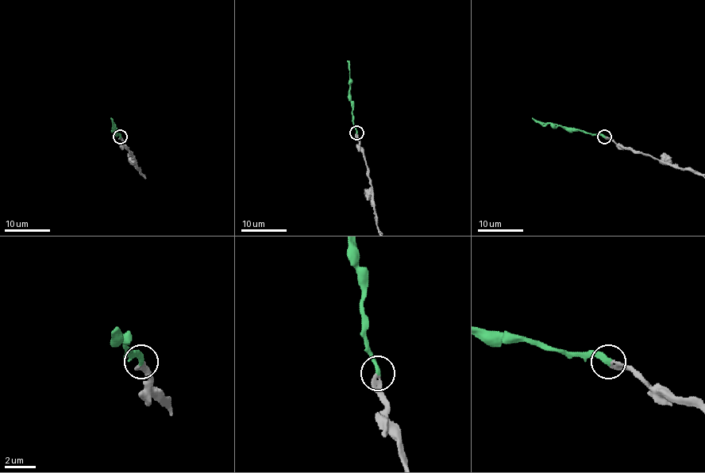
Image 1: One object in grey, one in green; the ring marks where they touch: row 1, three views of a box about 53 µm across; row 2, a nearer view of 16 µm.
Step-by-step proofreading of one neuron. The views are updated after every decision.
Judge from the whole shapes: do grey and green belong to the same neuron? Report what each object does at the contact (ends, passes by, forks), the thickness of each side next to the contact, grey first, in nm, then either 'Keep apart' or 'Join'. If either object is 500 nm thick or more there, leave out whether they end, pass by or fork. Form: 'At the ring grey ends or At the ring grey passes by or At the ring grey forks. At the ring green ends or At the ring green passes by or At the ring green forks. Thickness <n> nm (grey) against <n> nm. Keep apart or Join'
At the ring grey ends. At the ring green ends. Thickness 280 nm (grey) against 320 nm. Join

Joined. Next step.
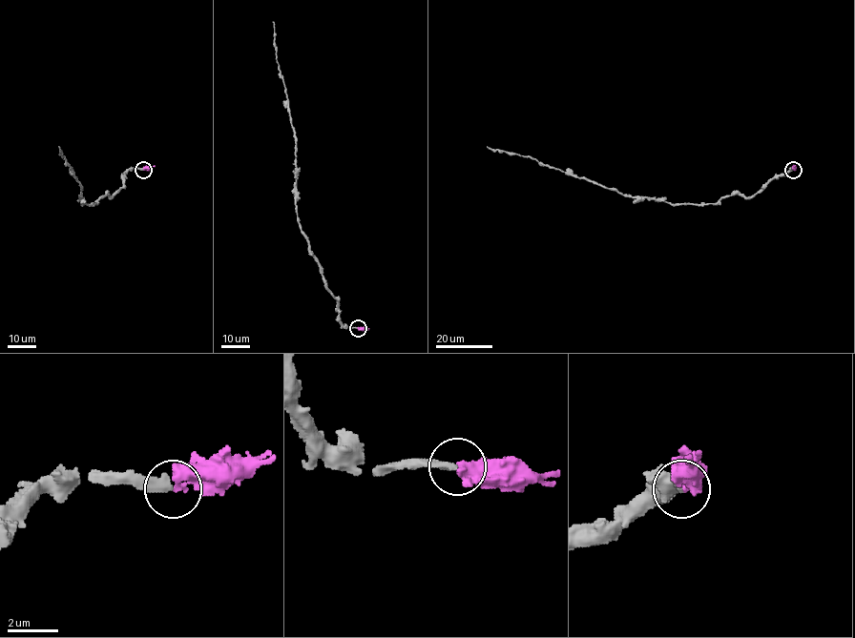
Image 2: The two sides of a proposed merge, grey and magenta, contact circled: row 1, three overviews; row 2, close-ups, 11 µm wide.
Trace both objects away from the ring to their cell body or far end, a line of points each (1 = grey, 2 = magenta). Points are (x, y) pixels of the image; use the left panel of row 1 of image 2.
1: (143, 170), (128, 171), (124, 185), (111, 197), (106, 195), (94, 204), (82, 204), (81, 184), (58, 146)
2: (143, 170), (155, 165)

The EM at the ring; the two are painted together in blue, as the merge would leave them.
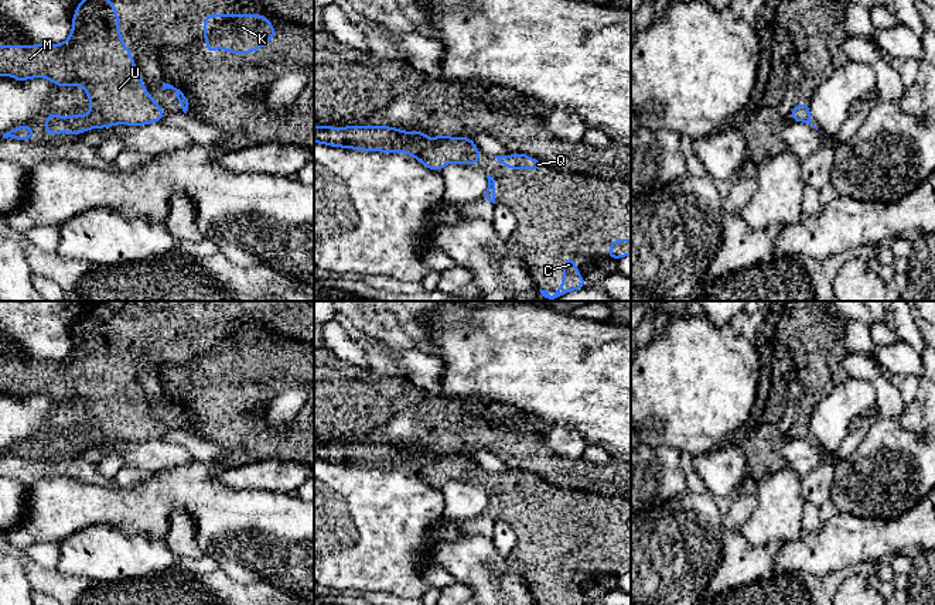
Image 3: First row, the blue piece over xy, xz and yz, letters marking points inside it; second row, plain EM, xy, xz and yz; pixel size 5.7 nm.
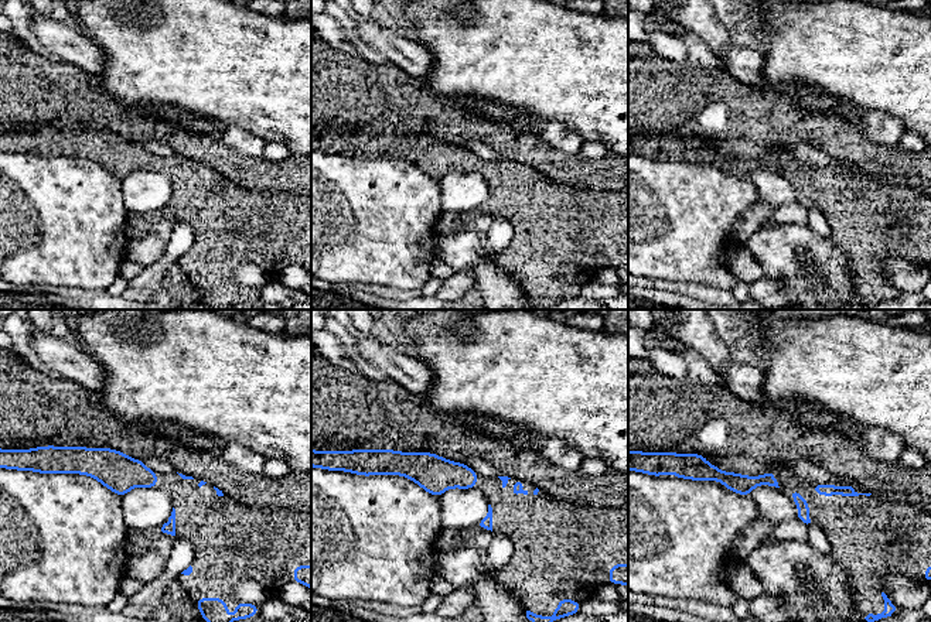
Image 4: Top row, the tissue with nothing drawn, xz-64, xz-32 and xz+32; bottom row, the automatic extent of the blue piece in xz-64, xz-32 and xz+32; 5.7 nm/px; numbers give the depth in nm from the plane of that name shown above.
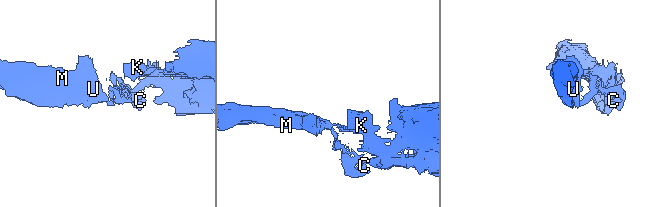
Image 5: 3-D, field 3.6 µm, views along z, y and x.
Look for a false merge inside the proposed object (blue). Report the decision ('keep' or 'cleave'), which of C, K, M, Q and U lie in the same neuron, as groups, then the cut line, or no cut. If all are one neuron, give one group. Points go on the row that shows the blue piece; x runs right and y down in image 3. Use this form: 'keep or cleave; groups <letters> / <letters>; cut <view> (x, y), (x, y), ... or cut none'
keep; groups C K M Q U; cut none

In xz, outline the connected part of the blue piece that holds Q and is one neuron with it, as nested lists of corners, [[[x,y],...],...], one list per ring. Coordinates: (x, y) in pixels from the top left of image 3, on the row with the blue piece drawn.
[[[515,153],[511,155],[494,155],[499,164],[504,164],[506,167],[506,170],[515,168],[518,171],[522,171],[525,168],[528,170],[536,170],[536,171],[542,171],[543,170],[543,163],[528,155],[528,154],[521,154],[521,153]]]

